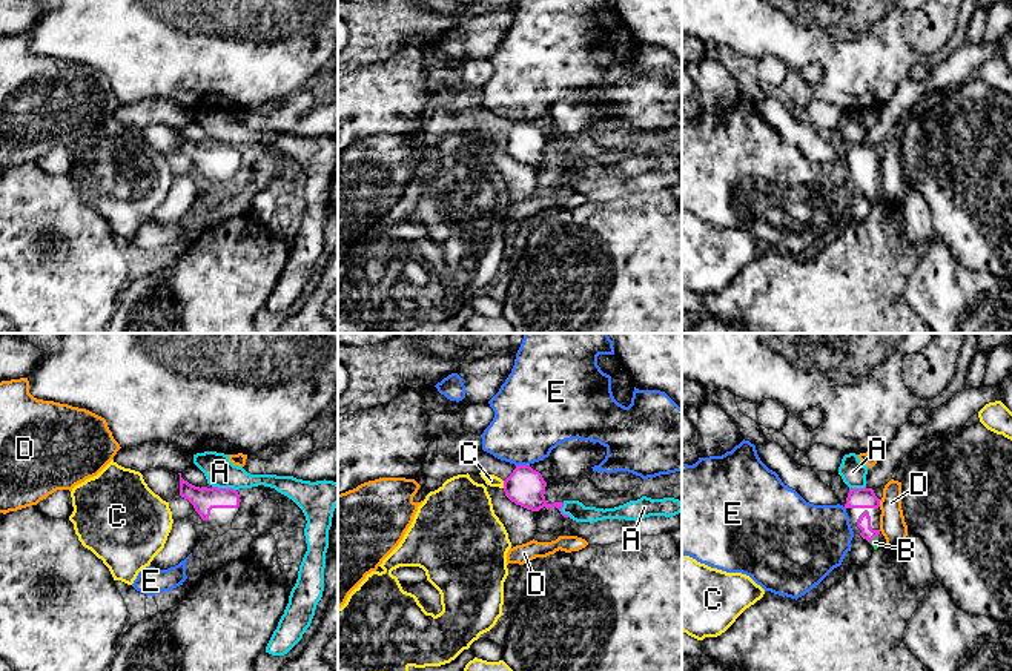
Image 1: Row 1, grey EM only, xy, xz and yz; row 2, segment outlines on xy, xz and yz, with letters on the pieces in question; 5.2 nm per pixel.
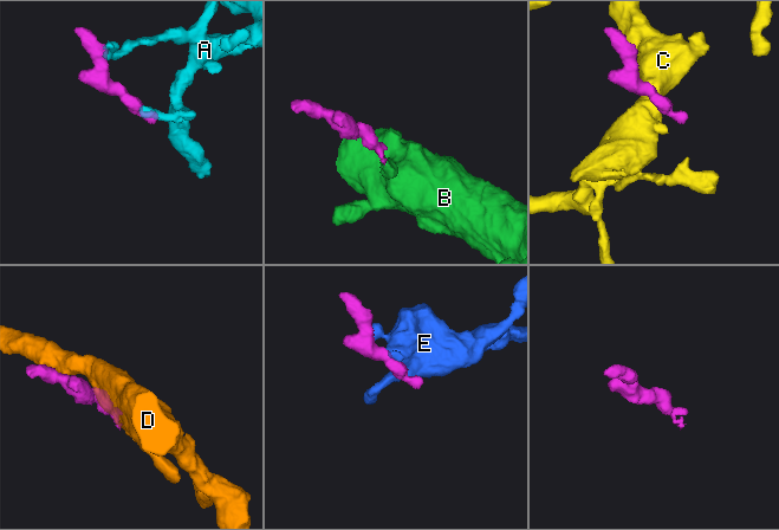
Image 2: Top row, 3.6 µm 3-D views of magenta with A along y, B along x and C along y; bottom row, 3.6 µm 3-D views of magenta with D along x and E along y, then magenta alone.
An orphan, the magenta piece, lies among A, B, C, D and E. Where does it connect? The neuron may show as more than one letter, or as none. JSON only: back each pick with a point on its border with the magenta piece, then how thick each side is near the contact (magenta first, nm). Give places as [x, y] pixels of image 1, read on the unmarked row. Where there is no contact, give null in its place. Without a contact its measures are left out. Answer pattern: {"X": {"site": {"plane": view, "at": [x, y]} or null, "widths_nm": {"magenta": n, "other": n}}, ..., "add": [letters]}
{"B": {"site": {"plane": "yz", "at": [873, 194]}, "widths_nm": {"magenta": 70, "other": 50}}, "add": ["B"]}

